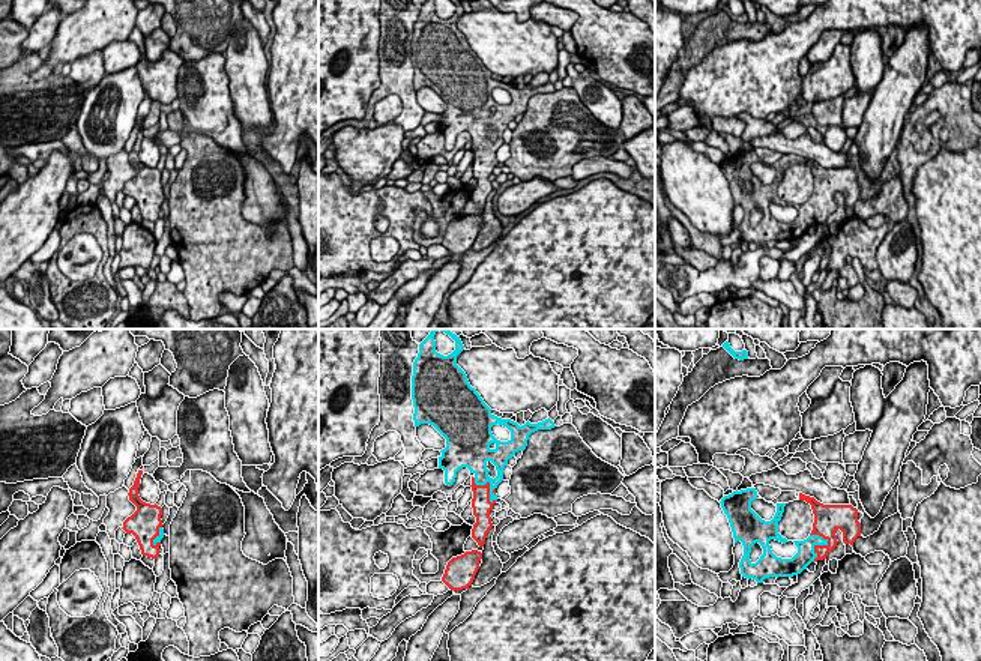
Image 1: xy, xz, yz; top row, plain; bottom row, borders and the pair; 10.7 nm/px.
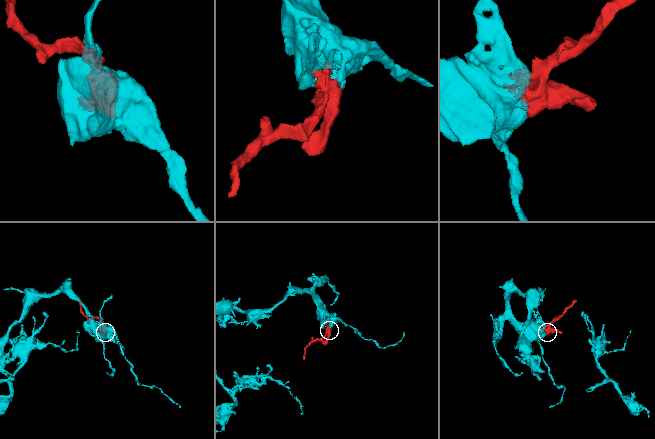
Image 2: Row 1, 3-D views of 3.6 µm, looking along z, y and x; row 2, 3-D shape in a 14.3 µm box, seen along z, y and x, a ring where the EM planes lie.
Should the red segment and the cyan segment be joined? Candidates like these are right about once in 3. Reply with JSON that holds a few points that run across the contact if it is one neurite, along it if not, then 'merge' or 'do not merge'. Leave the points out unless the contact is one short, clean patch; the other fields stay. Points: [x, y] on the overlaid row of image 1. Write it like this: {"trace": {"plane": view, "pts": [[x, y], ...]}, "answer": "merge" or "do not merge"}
{"answer": "merge"}

